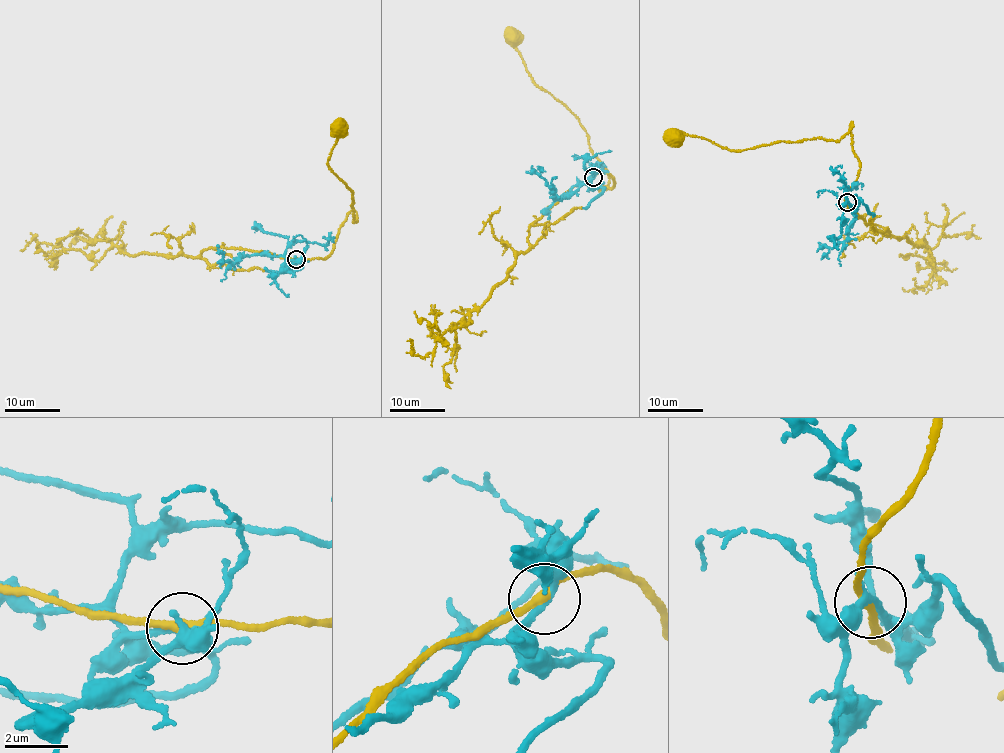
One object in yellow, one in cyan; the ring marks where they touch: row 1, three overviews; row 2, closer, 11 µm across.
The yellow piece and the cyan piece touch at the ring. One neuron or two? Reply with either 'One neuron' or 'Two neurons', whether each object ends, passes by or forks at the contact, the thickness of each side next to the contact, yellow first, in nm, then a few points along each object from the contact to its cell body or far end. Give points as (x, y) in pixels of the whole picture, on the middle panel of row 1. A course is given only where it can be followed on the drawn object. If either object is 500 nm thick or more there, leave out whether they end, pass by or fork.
One neuron. At the ring yellow passes by. At the ring cyan forks. Thickness 240 nm (yellow) against 200 nm. Course of yellow: (593, 177), (603, 172), (614, 184), (599, 189), (608, 186), (607, 170), (587, 133), (534, 83), (510, 36). Course of cyan: (593, 177), (560, 200), (546, 185), (545, 179), (526, 171)

